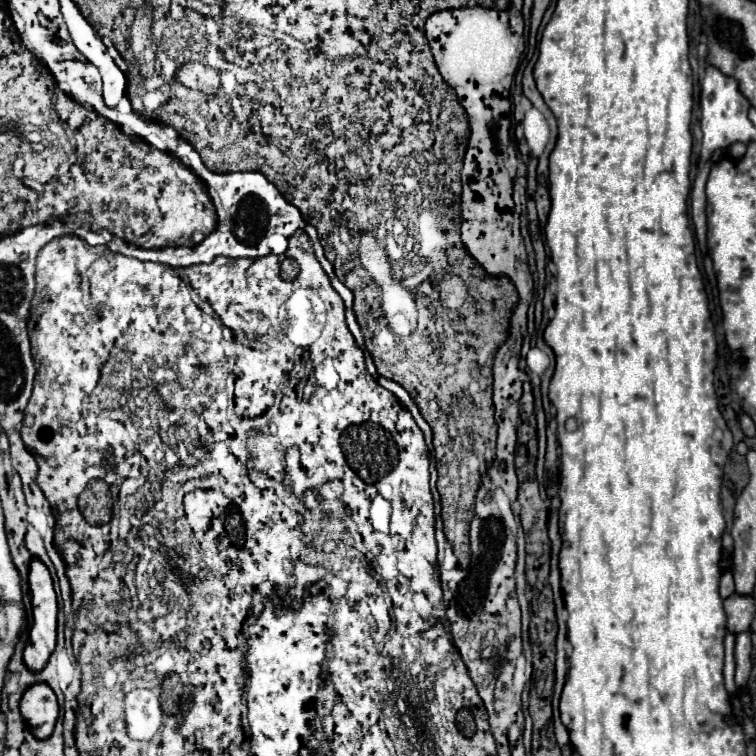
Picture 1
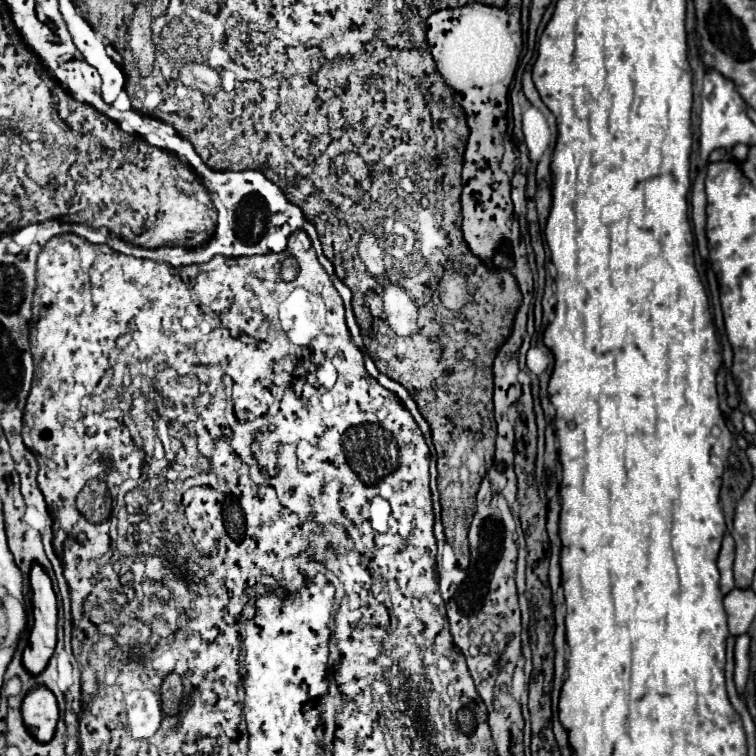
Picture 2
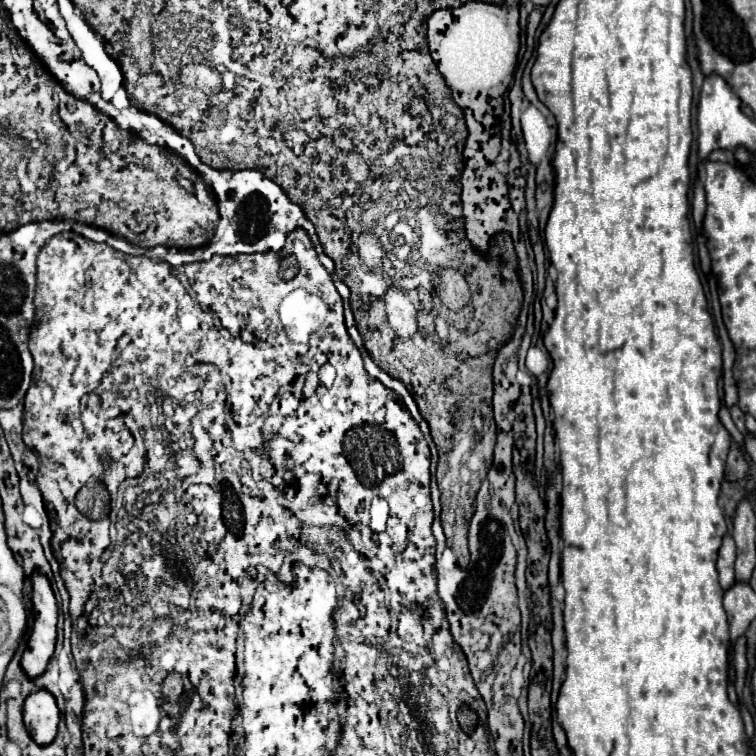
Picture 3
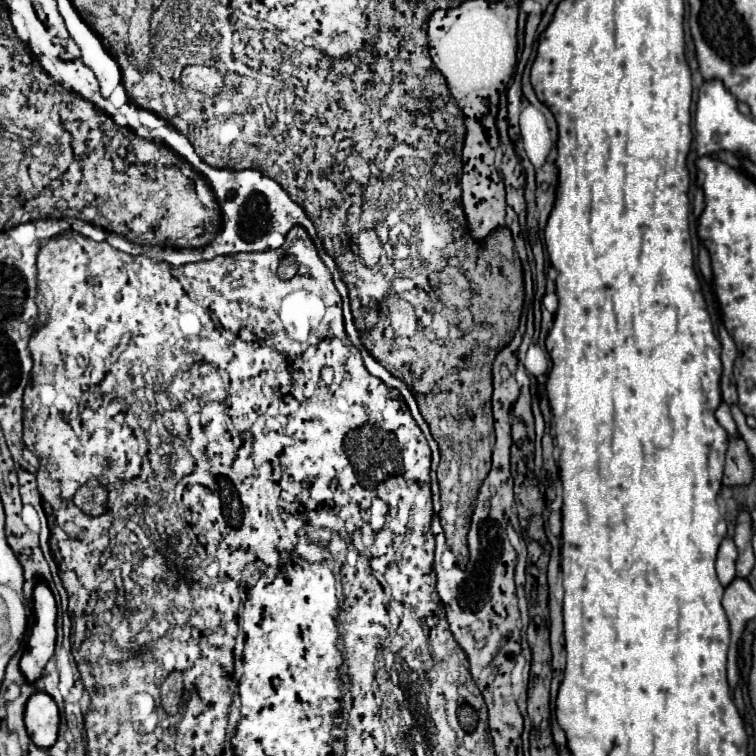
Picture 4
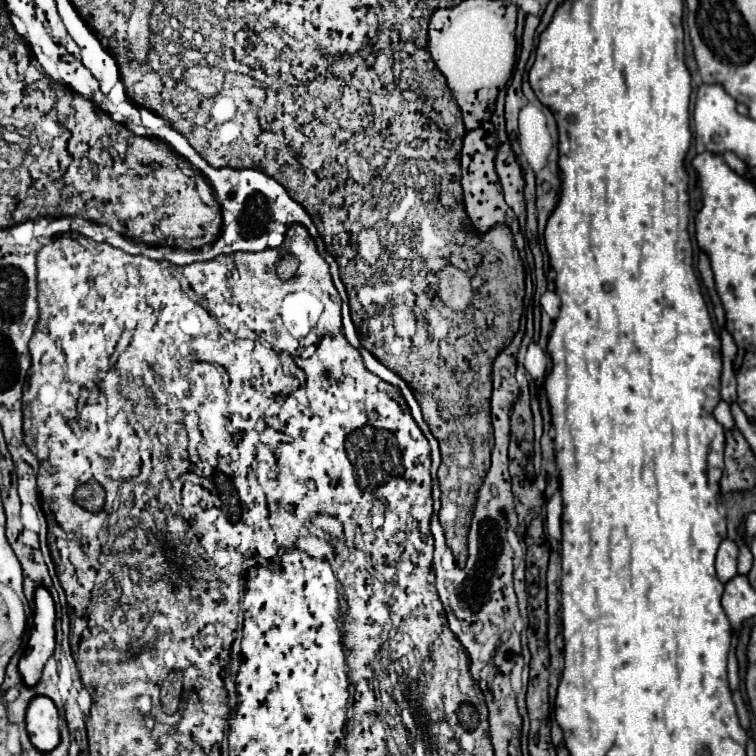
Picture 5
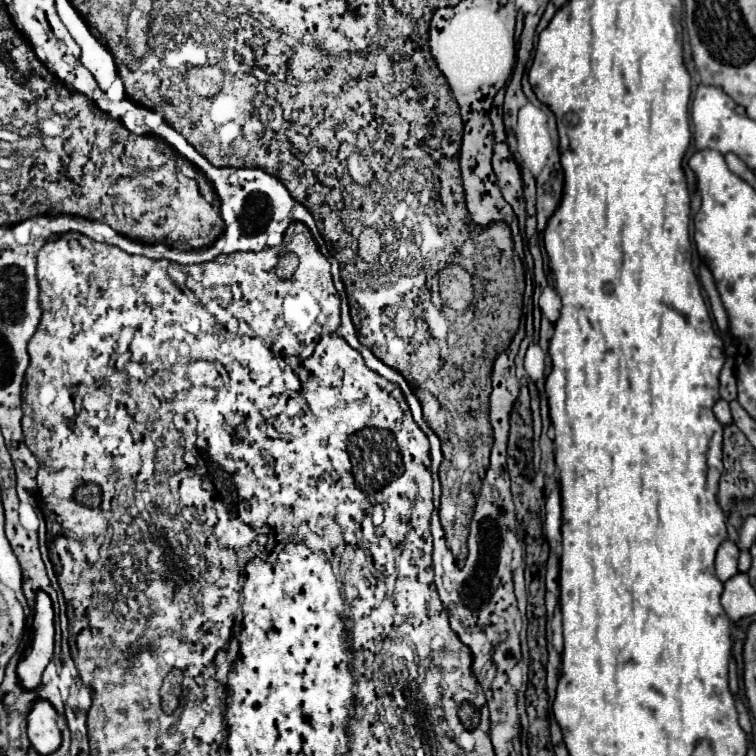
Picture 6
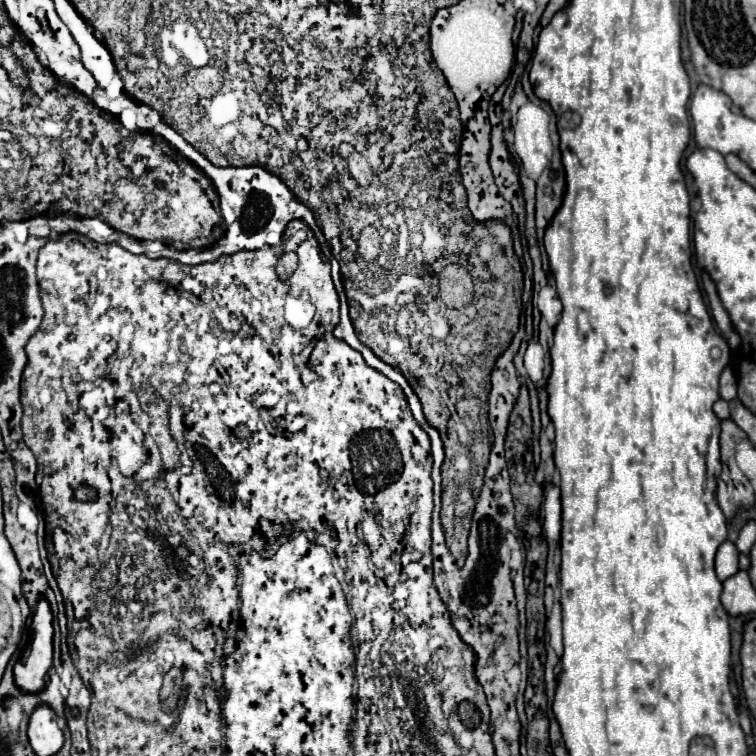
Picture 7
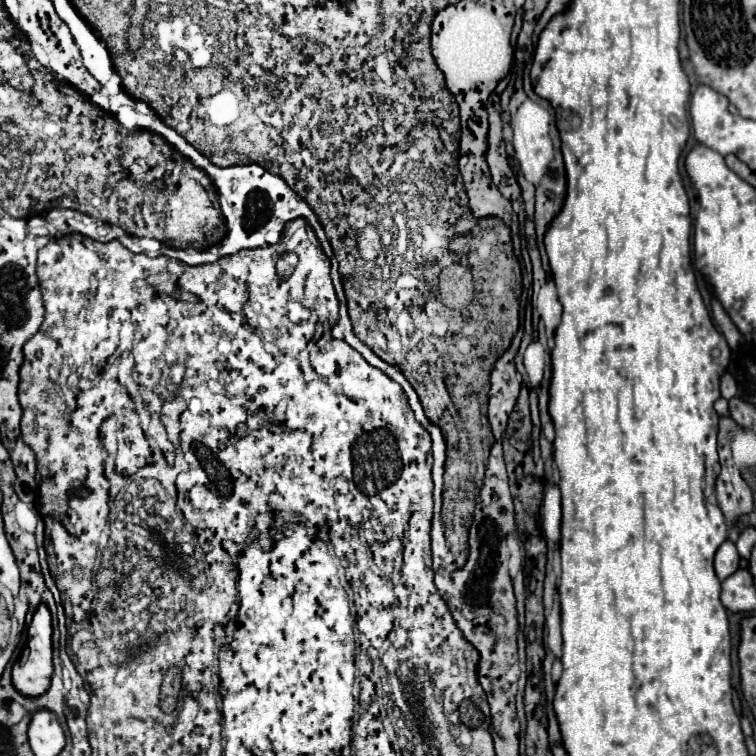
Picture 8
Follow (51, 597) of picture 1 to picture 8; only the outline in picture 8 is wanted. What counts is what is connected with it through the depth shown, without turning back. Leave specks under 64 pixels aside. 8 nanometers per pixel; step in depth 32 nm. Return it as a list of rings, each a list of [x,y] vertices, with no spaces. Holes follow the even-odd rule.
[[[40,604],[28,626],[28,660],[12,670],[12,686],[22,696],[42,696],[52,678],[52,624],[46,604]]]

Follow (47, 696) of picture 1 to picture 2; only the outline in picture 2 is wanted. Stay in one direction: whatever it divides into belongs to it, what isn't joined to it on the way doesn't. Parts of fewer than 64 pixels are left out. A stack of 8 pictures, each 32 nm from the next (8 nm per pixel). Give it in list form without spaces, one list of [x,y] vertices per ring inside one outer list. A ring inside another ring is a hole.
[[[44,686],[28,692],[22,704],[22,716],[28,732],[38,742],[52,740],[56,732],[56,722],[60,716],[56,696]]]

